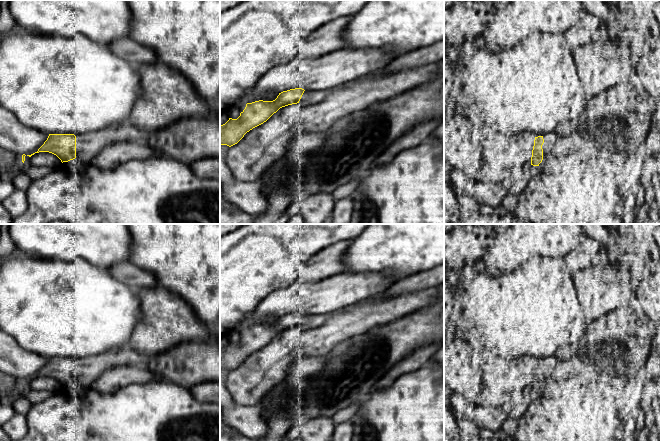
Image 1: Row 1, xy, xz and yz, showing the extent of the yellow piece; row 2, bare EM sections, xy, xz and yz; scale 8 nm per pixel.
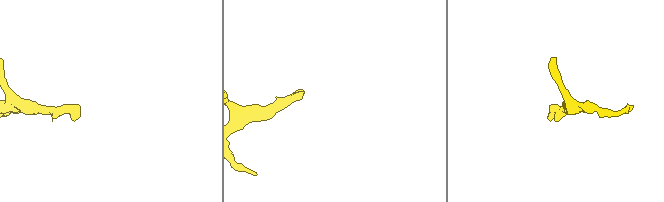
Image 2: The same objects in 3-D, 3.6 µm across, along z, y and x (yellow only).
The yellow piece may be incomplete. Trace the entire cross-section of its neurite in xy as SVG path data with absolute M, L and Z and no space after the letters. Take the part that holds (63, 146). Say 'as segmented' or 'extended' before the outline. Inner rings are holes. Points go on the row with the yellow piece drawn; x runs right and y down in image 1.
extended; M129 121L114 128L82 133L77 136L74 134L49 134L47 140L35 153L52 153L62 163L77 158L82 163L89 164L104 147L120 142L146 142L148 134Z

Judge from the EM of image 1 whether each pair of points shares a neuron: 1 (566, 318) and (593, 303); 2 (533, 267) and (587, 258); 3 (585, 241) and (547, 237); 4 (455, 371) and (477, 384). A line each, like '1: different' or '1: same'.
1: different
2: different
3: different
4: same

